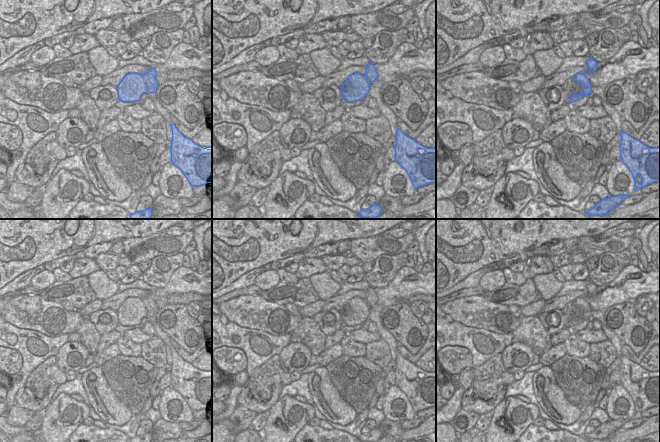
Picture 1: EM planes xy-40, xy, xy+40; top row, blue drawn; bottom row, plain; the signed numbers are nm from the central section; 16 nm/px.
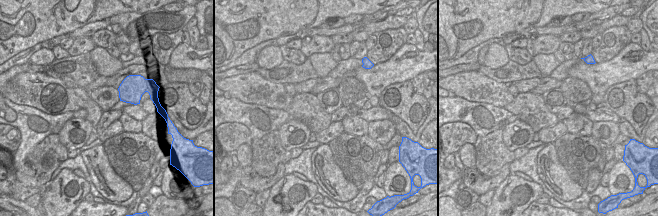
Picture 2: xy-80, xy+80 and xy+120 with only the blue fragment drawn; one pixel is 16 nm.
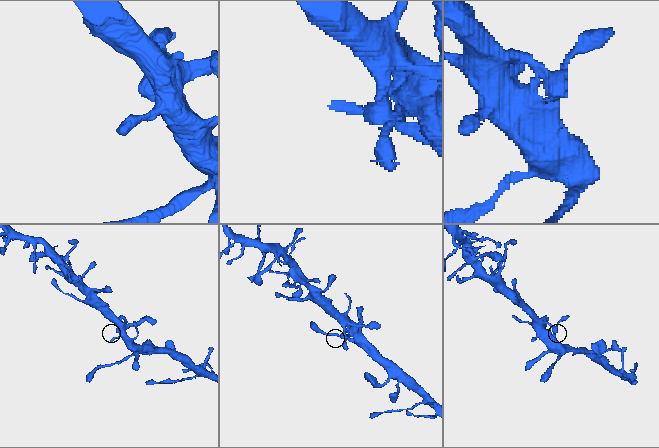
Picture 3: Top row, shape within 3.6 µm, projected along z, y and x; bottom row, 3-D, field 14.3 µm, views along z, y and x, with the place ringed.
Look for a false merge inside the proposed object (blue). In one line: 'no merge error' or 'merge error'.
no merge error

